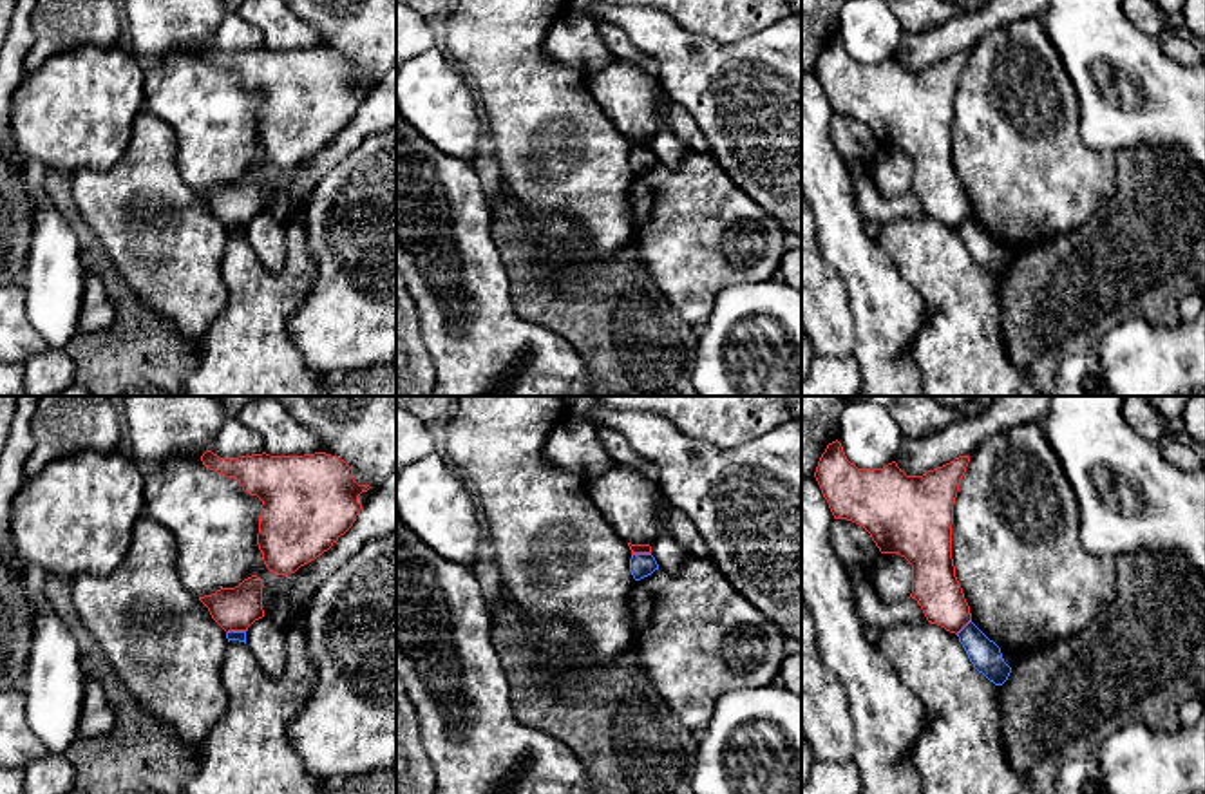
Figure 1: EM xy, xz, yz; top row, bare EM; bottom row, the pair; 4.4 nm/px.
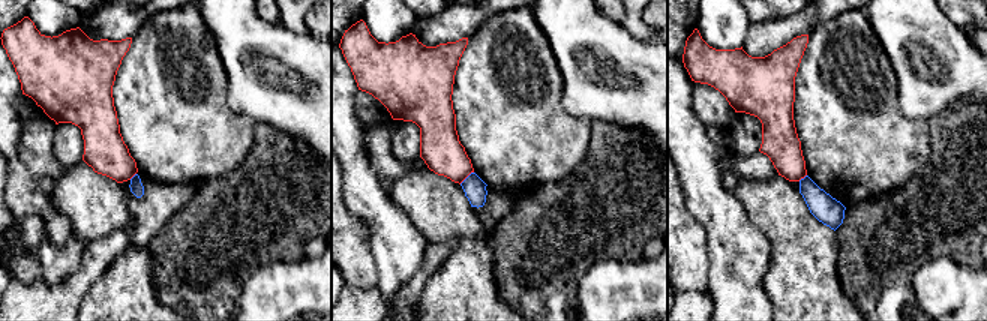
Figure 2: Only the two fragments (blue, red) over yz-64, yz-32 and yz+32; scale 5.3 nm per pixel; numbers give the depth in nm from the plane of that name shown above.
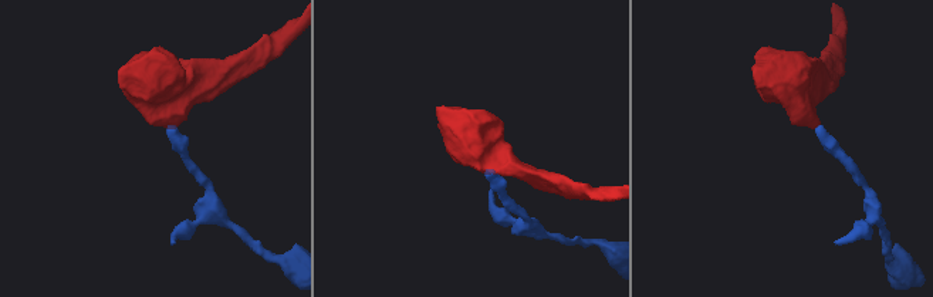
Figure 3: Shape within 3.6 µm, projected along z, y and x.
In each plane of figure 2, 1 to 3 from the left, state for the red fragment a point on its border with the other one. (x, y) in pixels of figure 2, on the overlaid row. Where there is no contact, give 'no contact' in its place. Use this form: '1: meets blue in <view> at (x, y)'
1: meets blue in yz-64 at (134, 176)
2: meets blue in yz-32 at (467, 177)
3: meets blue in yz+32 at (801, 179)

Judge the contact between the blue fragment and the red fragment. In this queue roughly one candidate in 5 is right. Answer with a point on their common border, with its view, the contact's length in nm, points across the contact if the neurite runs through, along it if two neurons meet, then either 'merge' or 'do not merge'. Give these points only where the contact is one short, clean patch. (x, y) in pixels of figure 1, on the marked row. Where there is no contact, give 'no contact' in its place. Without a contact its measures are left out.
xz (641, 554) | 90 nm | along xz (650, 552), (635, 552), (632, 556) | do not merge

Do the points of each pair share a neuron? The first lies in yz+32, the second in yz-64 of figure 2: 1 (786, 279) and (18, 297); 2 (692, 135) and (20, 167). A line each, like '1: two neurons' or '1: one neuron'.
1: two neurons
2: one neuron

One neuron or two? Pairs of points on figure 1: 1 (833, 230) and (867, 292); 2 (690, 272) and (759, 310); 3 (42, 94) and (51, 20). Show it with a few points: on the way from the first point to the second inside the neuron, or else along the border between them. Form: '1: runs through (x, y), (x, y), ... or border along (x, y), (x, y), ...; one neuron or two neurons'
1: runs through (845, 245), (867, 268), (867, 277); one neuron
2: border along (764, 279), (728, 284), (699, 326); two neurons
3: border along (85, 44), (49, 56), (28, 75); two neurons

